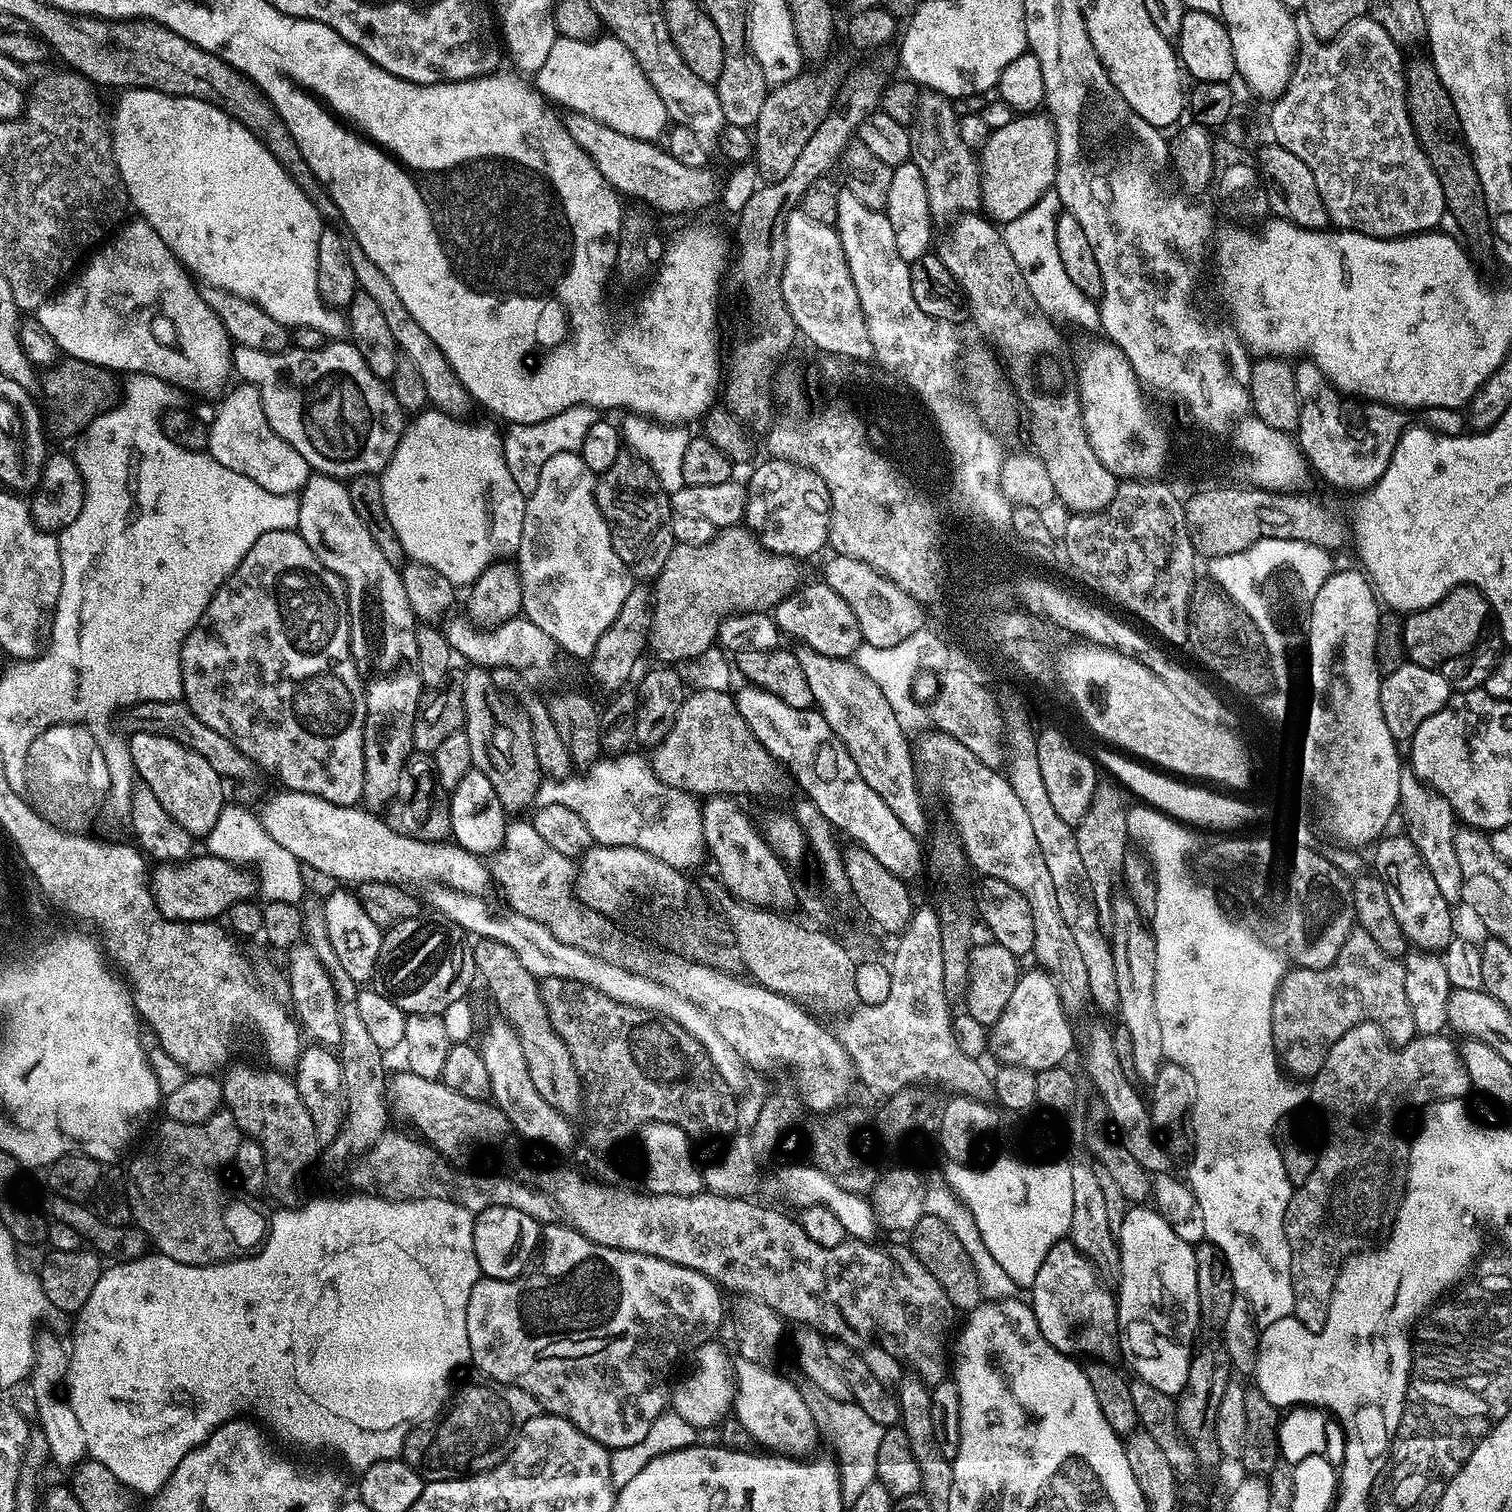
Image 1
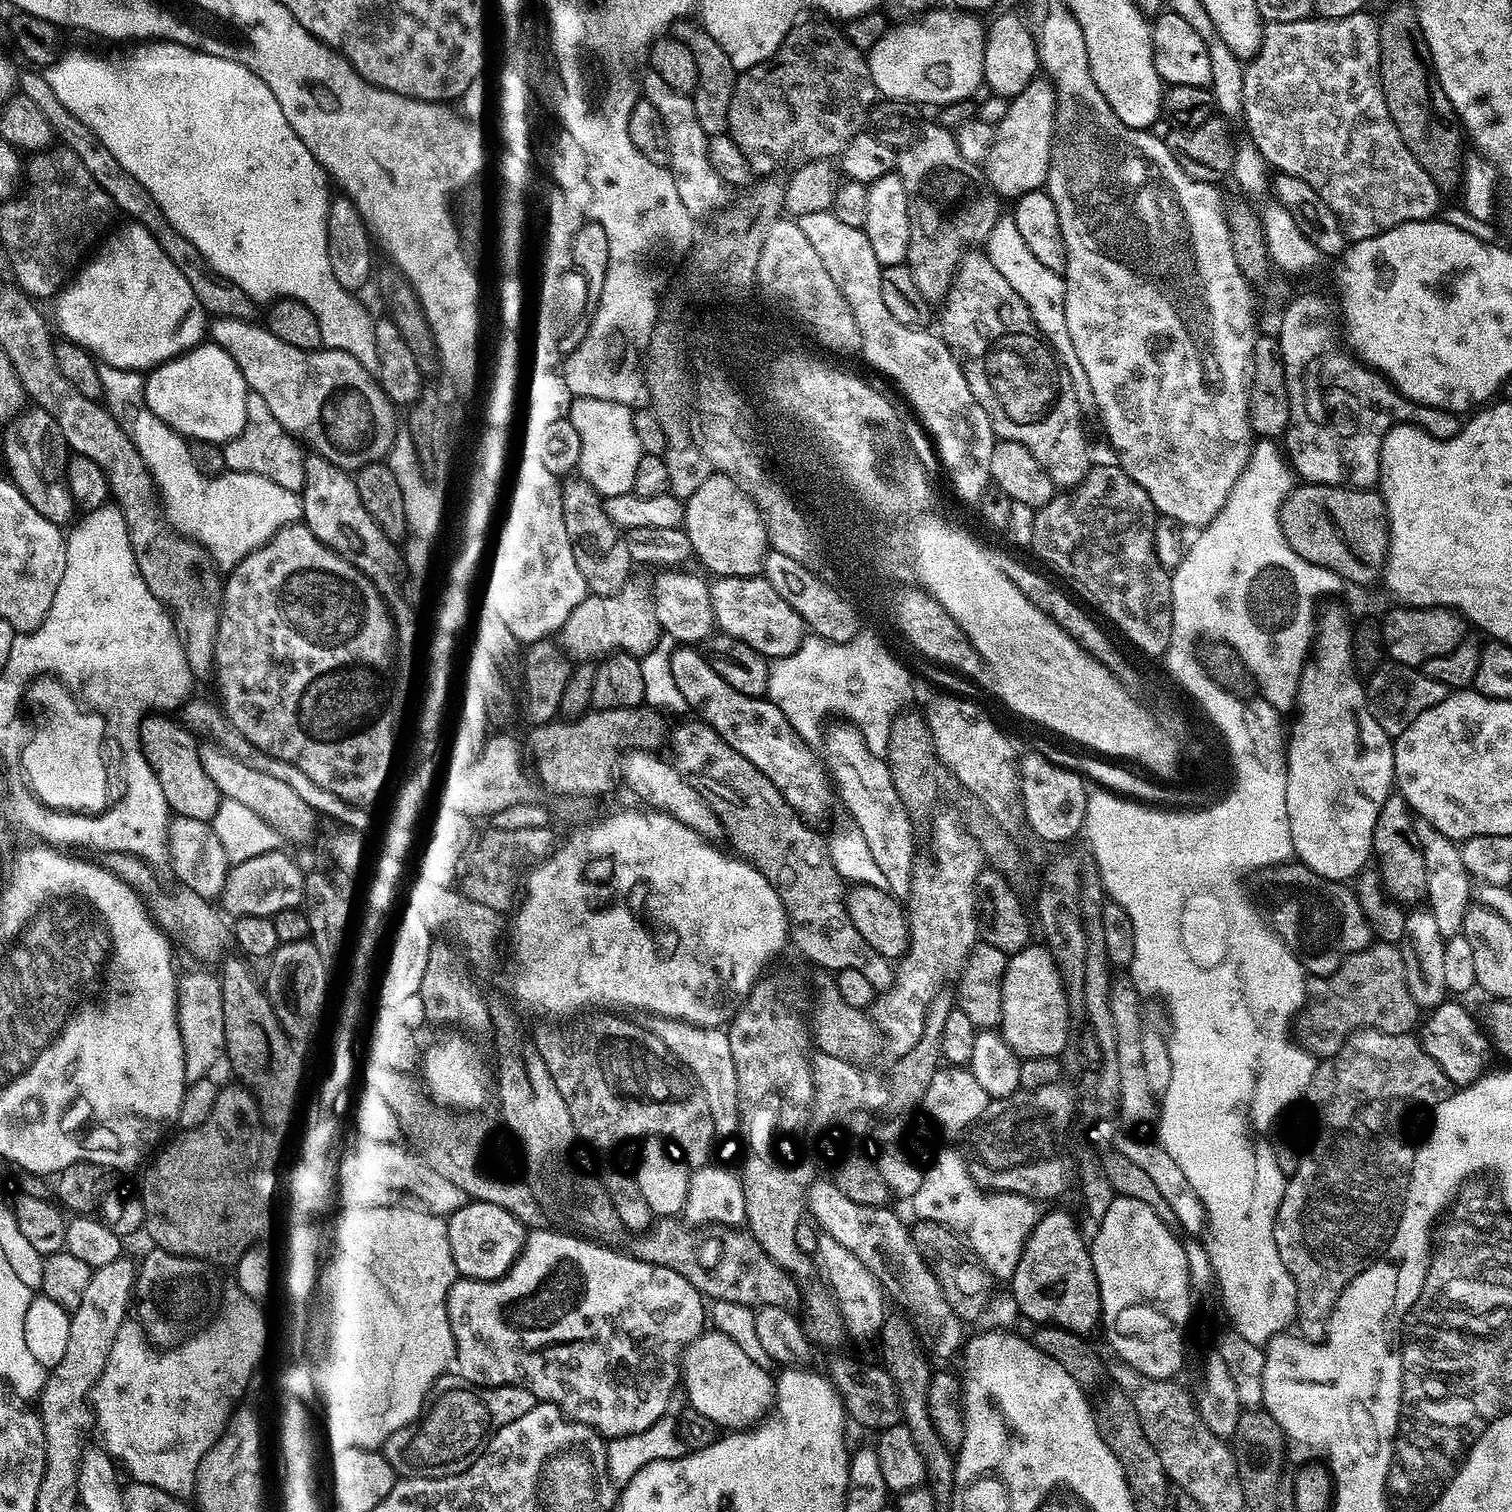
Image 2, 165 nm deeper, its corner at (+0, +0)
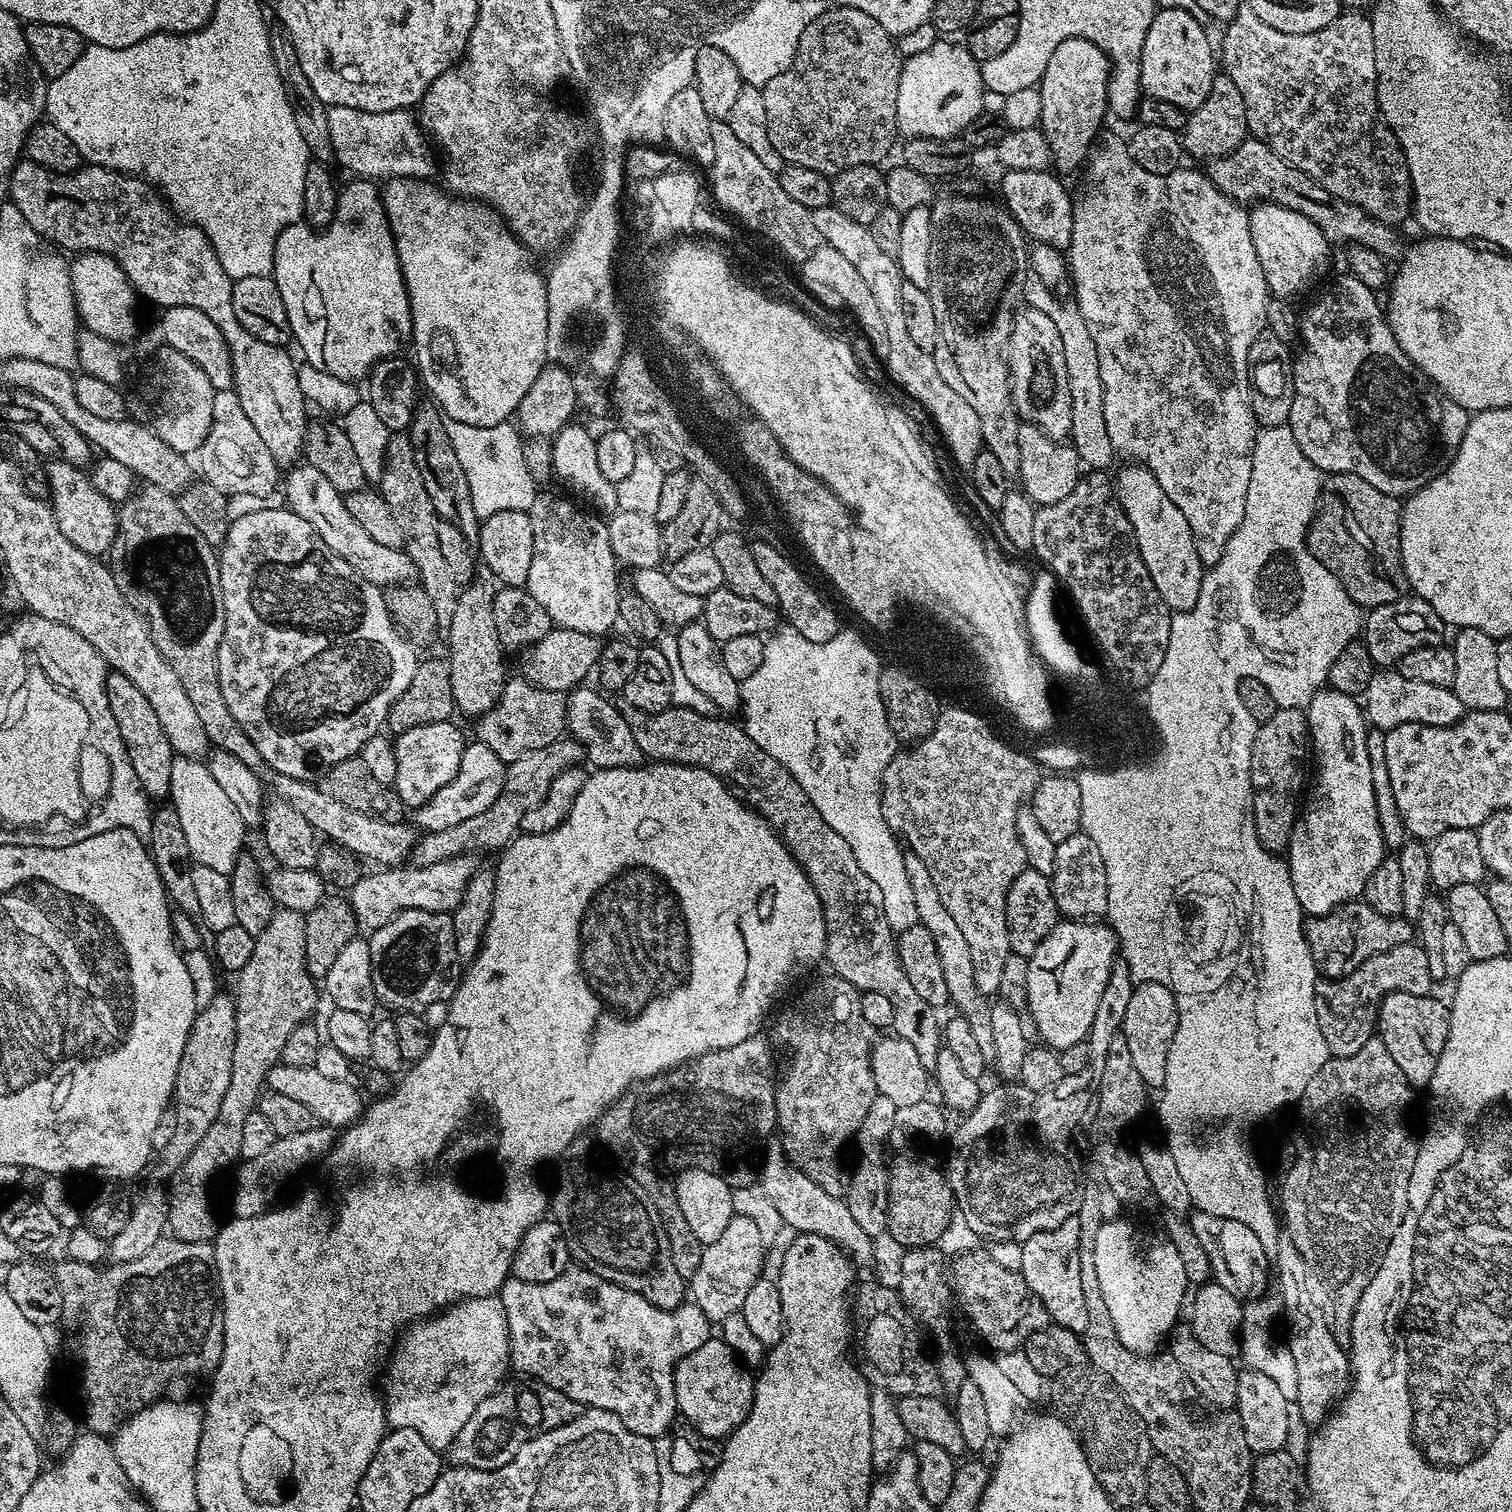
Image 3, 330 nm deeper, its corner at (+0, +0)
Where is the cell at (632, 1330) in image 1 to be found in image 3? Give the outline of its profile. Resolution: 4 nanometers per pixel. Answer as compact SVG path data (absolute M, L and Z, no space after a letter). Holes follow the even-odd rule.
M594 1274L594 1278L599 1278L594 1280L596 1286L582 1286L582 1290L576 1290L576 1300L572 1302L572 1308L566 1310L568 1324L562 1324L564 1328L560 1332L568 1334L568 1338L564 1338L568 1344L556 1342L556 1346L550 1348L550 1344L542 1346L546 1340L532 1342L532 1352L528 1354L530 1358L524 1358L526 1352L516 1352L515 1358L514 1354L509 1354L511 1367L532 1376L528 1378L543 1387L558 1390L566 1394L566 1398L574 1398L574 1402L582 1406L601 1408L614 1414L622 1426L634 1434L659 1438L671 1426L672 1419L678 1416L672 1382L676 1363L710 1339L710 1321L697 1304L681 1302L671 1310L659 1308L634 1290L618 1286L598 1274Z

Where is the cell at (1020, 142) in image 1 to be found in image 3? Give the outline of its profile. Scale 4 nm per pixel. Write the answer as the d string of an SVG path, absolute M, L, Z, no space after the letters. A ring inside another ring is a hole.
M1066 38L1066 42L1058 42L1058 46L1054 46L1054 54L1050 54L1046 70L1038 85L1041 94L1041 116L1038 127L1050 146L1052 168L1057 173L1072 172L1079 164L1081 167L1087 161L1088 152L1101 133L1100 123L1108 112L1108 82L1111 79L1112 63L1109 62L1105 52L1094 46L1094 42L1086 38Z

